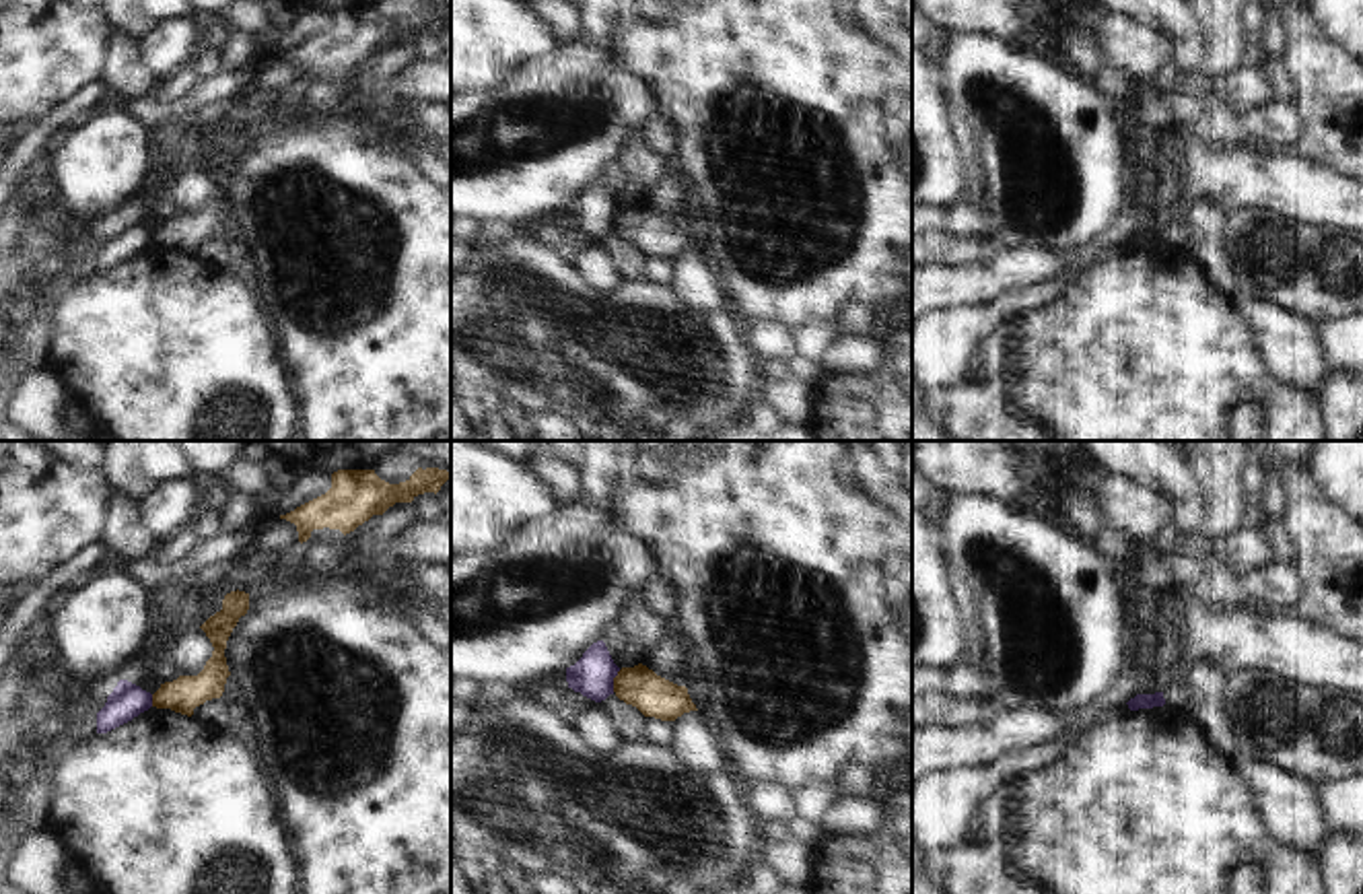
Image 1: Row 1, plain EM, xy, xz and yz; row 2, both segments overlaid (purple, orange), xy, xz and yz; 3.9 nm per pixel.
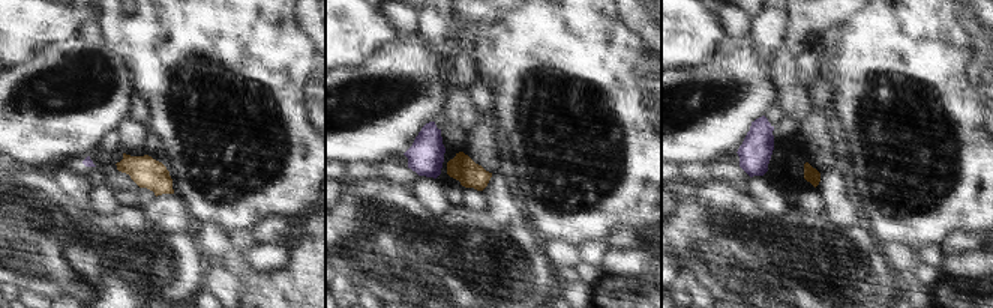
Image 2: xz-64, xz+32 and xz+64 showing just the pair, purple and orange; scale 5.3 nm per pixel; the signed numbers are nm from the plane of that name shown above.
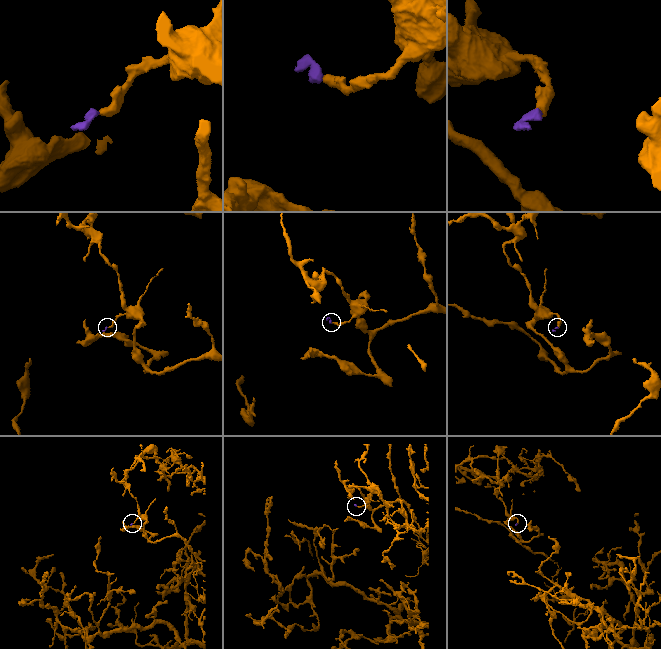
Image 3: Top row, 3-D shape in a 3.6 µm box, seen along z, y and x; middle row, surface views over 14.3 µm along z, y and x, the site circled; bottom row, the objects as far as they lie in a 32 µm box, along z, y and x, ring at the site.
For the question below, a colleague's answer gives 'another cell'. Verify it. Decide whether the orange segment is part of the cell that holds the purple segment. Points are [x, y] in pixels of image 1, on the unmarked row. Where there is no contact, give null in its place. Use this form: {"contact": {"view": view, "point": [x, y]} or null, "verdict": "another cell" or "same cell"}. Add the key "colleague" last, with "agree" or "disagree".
{"contact": {"view": "xz", "point": [612, 219]}, "verdict": "another cell", "colleague": "agree"}

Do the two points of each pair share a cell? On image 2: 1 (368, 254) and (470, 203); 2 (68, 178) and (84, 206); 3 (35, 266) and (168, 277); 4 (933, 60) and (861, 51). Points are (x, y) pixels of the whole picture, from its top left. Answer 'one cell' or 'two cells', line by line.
1: two cells
2: one cell
3: one cell
4: one cell

